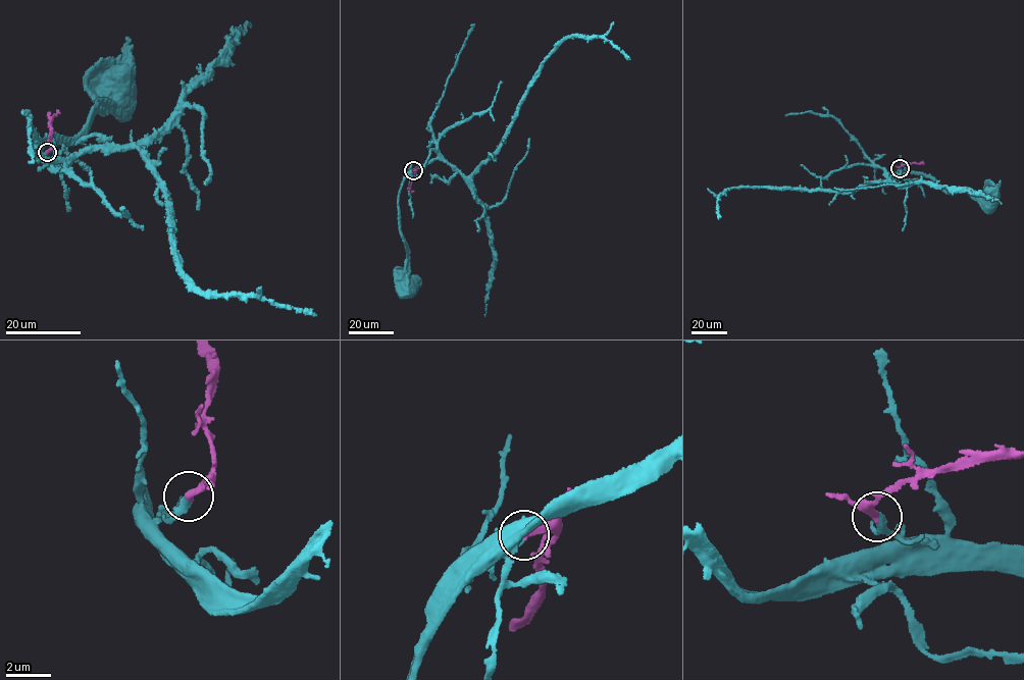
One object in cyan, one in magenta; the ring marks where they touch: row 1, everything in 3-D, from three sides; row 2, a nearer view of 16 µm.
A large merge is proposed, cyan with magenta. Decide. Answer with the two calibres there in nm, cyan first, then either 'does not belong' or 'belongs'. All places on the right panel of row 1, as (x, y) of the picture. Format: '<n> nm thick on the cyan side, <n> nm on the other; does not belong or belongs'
380 nm thick on the cyan side, 320 nm on the other; belongs

